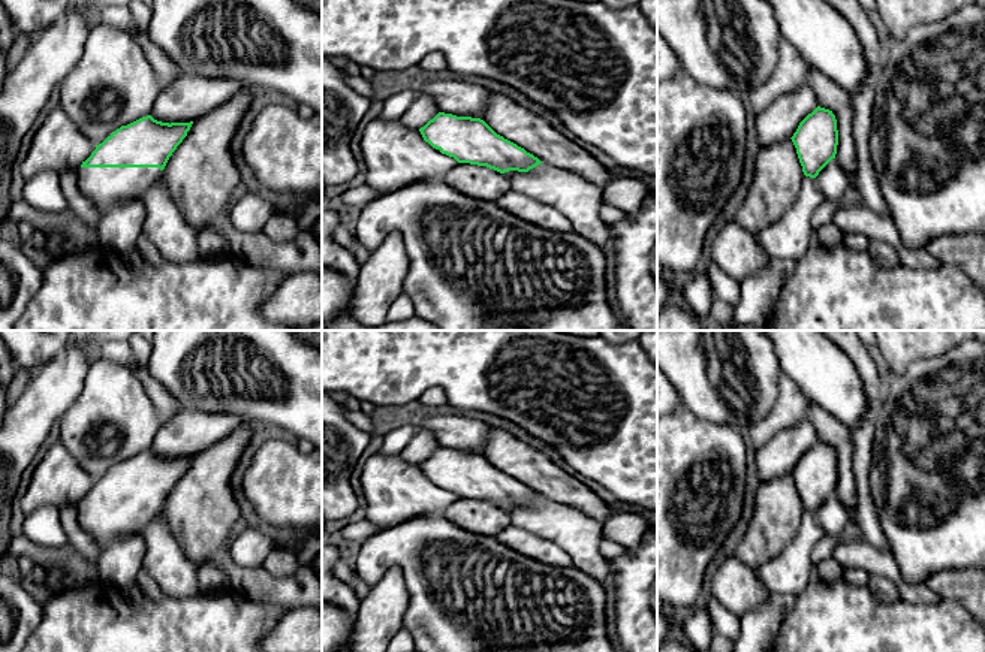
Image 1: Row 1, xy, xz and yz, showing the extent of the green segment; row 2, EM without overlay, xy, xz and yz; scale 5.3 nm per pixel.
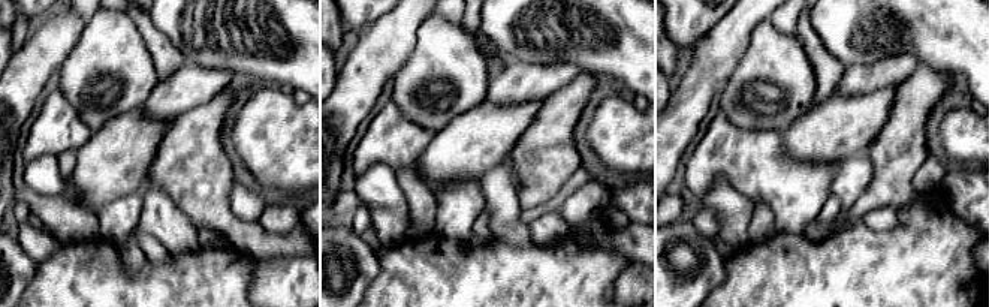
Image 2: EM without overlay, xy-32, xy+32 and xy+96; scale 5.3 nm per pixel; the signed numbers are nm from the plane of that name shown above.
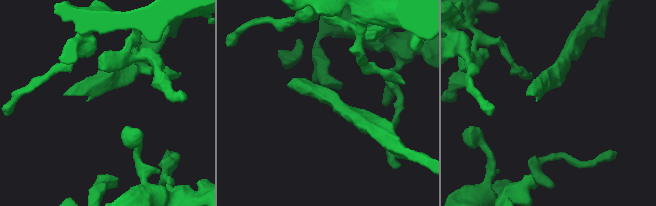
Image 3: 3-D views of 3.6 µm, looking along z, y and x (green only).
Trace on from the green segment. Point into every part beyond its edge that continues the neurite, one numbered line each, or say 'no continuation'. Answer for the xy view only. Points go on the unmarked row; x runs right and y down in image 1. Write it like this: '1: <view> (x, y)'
1: xy (105, 522)

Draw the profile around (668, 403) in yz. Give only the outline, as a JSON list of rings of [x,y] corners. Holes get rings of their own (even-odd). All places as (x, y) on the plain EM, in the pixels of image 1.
[[[657,366],[657,419],[672,416],[681,408],[684,407],[680,396]]]

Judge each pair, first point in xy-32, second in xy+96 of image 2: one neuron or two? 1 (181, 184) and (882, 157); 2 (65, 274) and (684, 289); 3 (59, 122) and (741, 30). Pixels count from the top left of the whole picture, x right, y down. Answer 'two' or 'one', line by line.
1: one
2: two
3: two

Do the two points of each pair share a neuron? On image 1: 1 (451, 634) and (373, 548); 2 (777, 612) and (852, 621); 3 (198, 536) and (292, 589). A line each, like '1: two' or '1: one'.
1: one
2: two
3: one

